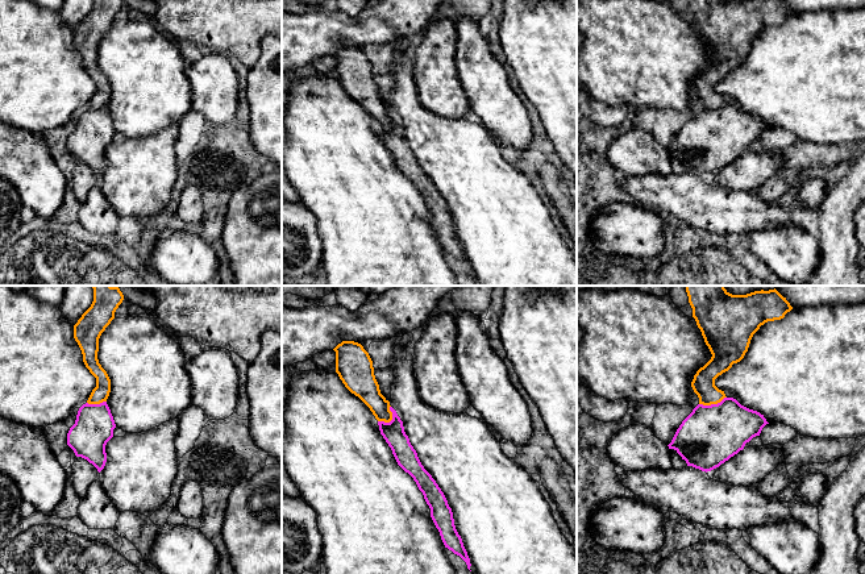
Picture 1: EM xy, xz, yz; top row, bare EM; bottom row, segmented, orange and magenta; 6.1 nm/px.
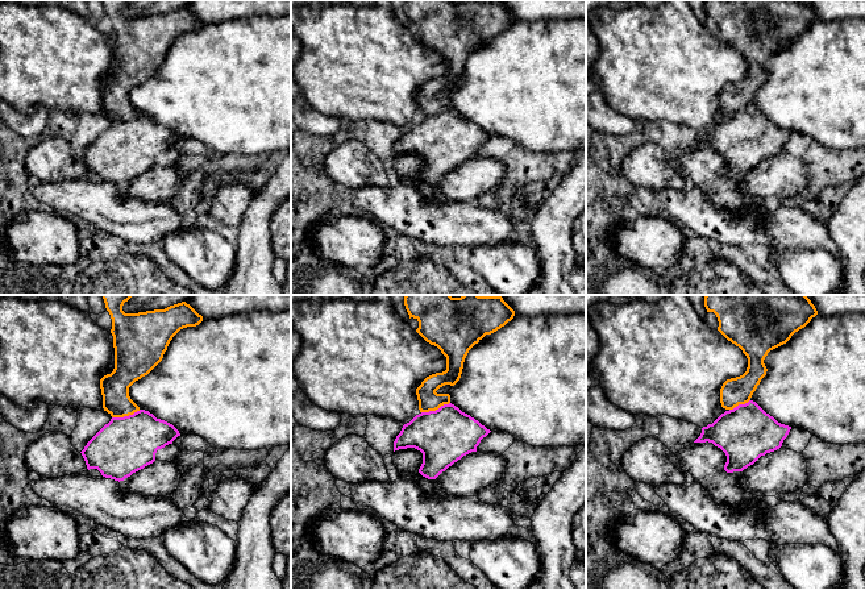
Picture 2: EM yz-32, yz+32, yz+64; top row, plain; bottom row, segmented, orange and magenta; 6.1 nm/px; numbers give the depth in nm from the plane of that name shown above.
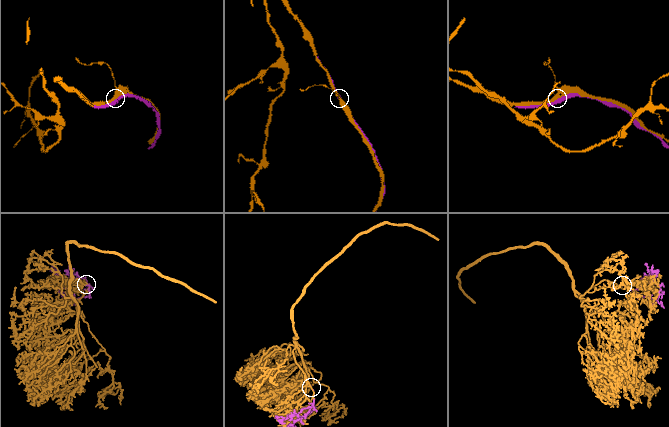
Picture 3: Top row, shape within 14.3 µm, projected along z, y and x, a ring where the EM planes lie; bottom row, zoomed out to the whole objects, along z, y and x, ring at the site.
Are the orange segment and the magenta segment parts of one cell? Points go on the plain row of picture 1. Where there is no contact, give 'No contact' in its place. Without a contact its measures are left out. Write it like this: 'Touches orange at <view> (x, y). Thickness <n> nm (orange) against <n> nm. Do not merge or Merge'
Touches orange at xz (391, 124). Thickness 150 nm (orange) against 140 nm. Merge

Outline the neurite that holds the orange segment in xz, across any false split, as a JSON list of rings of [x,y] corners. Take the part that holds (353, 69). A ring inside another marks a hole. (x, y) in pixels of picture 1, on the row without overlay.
[[[342,46],[333,55],[336,57],[336,78],[345,92],[370,113],[378,126],[390,128],[391,111],[380,99],[369,58],[354,46]]]

